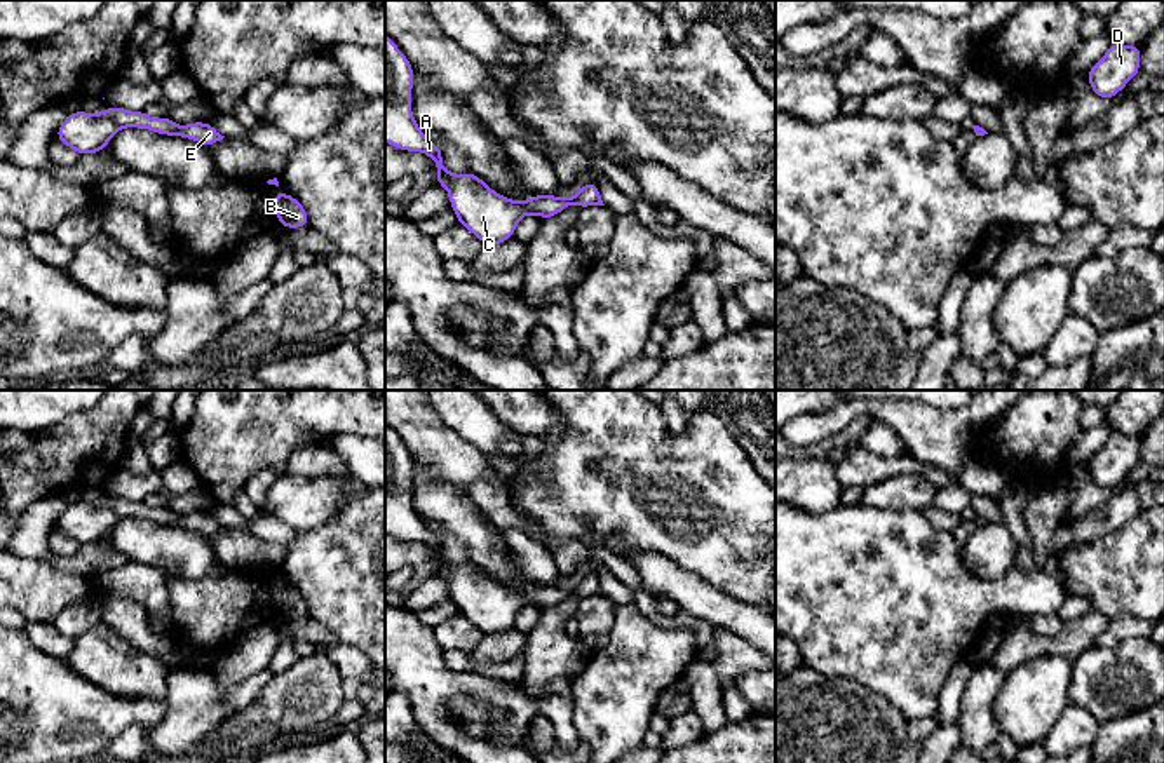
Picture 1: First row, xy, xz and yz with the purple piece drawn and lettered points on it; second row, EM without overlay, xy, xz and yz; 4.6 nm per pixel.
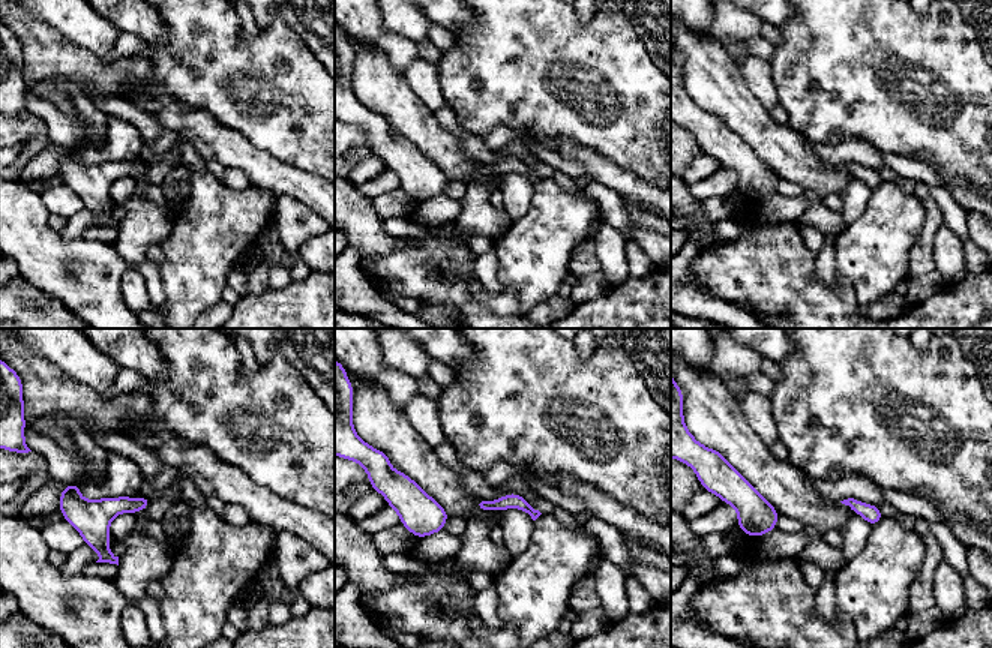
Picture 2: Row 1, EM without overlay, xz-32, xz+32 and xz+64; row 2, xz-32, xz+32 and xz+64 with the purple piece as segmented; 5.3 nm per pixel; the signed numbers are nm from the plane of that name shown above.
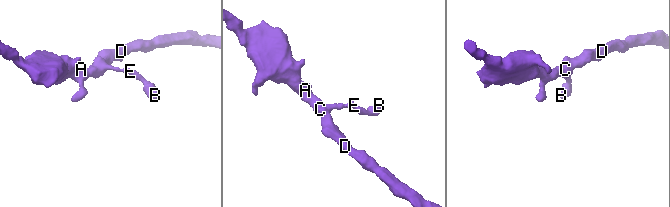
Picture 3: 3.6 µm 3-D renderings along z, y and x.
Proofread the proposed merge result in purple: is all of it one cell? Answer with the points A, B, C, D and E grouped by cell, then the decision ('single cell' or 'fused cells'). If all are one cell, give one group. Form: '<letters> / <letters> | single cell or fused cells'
A B C D E | single cell

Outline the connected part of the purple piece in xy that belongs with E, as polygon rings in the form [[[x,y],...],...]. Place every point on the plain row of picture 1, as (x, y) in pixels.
[[[108,495],[108,498],[98,505],[82,500],[66,505],[56,523],[56,530],[82,545],[92,545],[103,542],[112,526],[124,517],[150,519],[164,526],[181,526],[200,531],[206,537],[216,535],[225,528],[213,514],[192,512],[188,516],[176,516],[169,507],[153,509],[145,502],[129,502]]]

